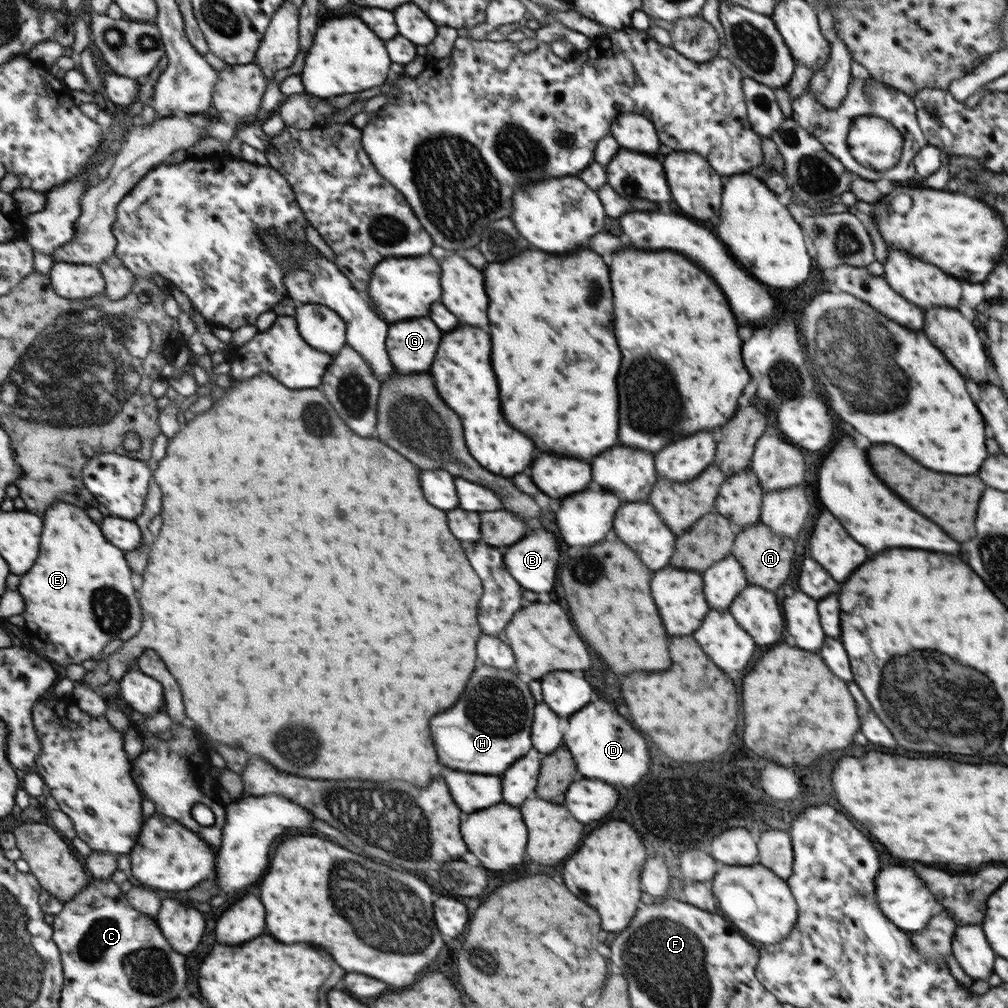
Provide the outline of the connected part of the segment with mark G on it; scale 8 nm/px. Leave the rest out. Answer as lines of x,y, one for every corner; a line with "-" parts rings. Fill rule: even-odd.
427,318
391,323
388,334
386,345
392,368
403,374
427,370
441,340
441,332

